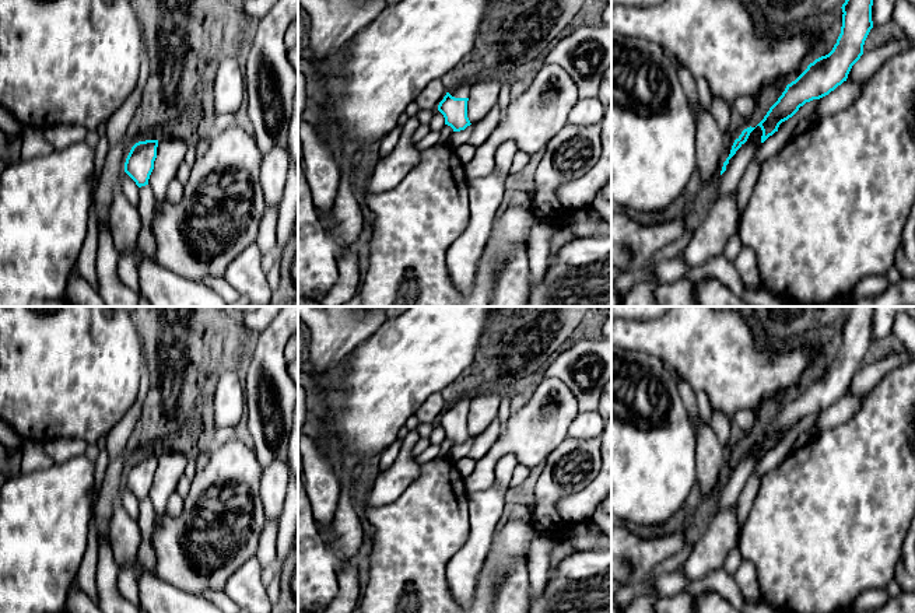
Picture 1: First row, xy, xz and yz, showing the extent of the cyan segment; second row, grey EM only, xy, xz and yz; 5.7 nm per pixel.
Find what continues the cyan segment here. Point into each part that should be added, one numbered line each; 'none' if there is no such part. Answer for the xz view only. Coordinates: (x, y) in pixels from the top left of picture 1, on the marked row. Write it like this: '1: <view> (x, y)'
1: xz (462, 91)

